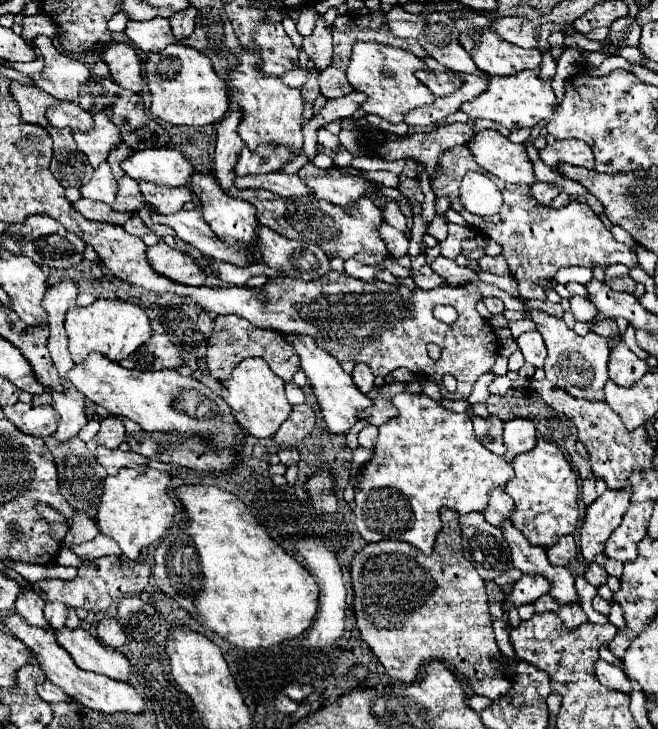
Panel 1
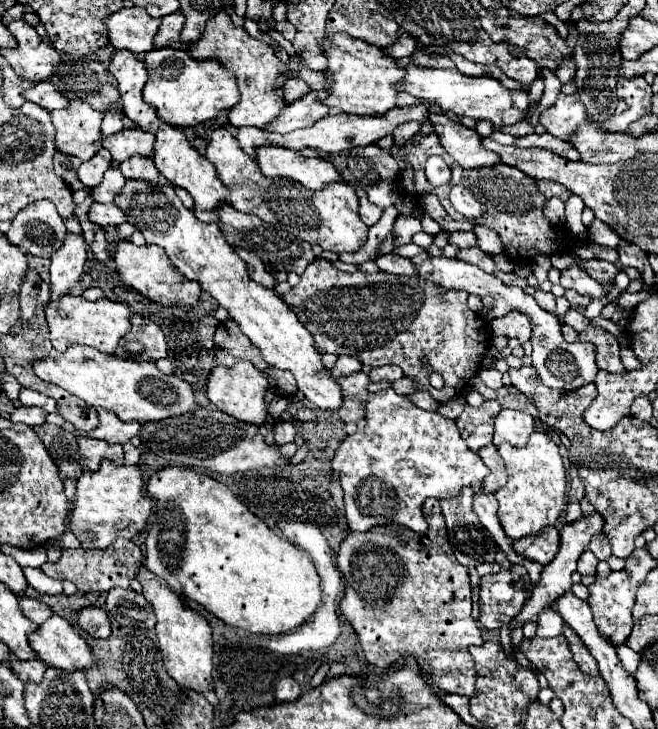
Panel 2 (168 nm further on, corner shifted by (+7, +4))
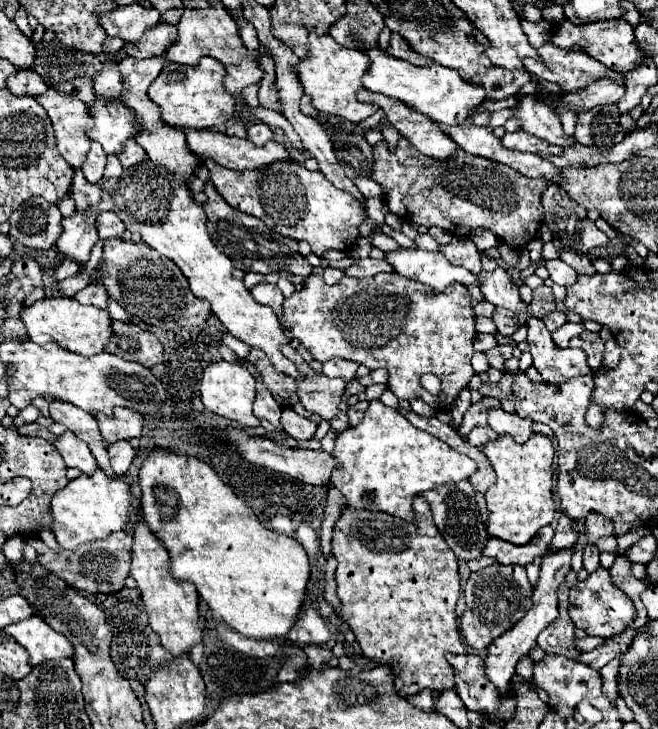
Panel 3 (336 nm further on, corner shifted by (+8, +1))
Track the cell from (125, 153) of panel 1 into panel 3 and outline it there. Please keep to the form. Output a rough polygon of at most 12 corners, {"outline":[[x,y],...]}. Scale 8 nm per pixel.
{"outline":[[114,62],[94,78],[96,96],[120,102],[122,80]]}

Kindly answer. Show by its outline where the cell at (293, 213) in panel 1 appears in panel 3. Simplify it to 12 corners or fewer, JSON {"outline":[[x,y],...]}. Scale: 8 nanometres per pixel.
{"outline":[[296,162],[204,164],[232,208],[316,256],[346,252],[364,208]]}

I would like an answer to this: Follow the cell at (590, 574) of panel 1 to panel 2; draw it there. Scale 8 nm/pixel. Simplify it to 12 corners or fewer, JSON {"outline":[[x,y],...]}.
{"outline":[[587,549],[577,565],[581,575],[597,573],[597,557]]}

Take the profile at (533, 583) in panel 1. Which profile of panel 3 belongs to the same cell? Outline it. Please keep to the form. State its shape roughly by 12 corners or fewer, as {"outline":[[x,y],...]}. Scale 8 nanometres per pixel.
{"outline":[[524,566],[470,574],[460,628],[488,648],[528,612]]}

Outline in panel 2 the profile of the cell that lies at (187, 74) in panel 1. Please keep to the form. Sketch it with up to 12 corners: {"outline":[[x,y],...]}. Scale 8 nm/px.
{"outline":[[171,47],[145,57],[143,99],[173,127],[239,101],[219,61]]}

